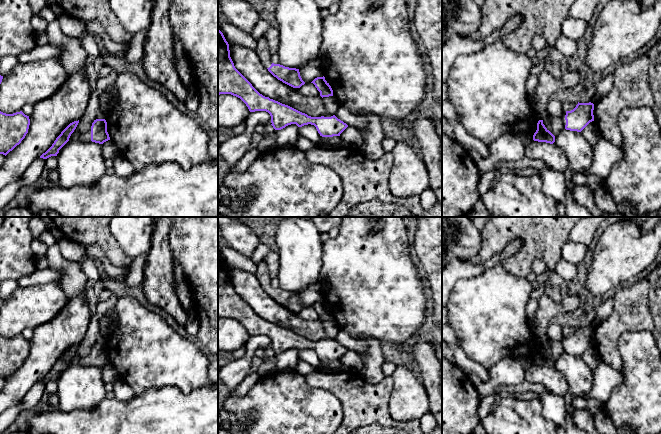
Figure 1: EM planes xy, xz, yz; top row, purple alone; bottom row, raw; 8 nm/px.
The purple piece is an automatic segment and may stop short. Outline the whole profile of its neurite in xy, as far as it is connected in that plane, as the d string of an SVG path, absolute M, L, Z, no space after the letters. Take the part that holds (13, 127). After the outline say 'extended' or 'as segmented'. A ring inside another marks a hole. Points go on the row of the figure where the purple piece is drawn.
M0 111L0 154L7 155L28 133L29 116L22 111L6 114Z | as segmented

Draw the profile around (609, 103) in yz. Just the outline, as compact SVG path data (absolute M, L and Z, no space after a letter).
M661 38L645 54L617 65L611 91L594 105L594 122L601 137L619 146L623 138L618 127L618 115L625 108L643 106L652 110L661 130Z

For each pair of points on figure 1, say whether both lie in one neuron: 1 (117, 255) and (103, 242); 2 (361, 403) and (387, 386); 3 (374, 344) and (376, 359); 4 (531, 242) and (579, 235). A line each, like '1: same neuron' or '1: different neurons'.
1: same neuron
2: same neuron
3: same neuron
4: different neurons

